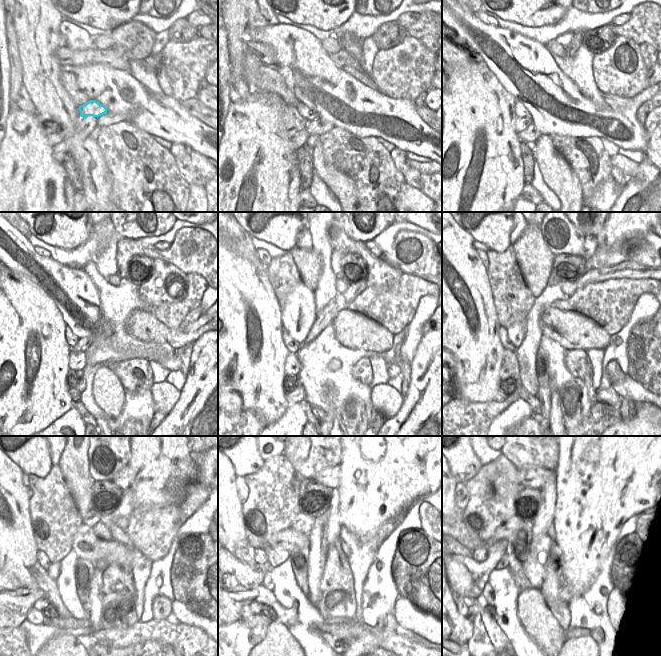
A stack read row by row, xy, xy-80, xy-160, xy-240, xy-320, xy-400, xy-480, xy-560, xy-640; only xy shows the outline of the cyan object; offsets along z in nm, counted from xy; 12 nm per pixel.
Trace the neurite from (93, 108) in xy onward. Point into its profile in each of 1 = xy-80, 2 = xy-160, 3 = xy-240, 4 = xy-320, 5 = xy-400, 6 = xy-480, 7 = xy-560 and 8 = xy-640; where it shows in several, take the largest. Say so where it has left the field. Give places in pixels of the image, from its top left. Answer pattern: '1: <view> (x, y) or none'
1: xy-80 (310, 114)
2: xy-160 (521, 111)
3: xy-240 (71, 339)
4: xy-320 (292, 345)
5: xy-400 (503, 335)
6: xy-480 (42, 559)
7: xy-560 (259, 555)
8: xy-640 (480, 554)

